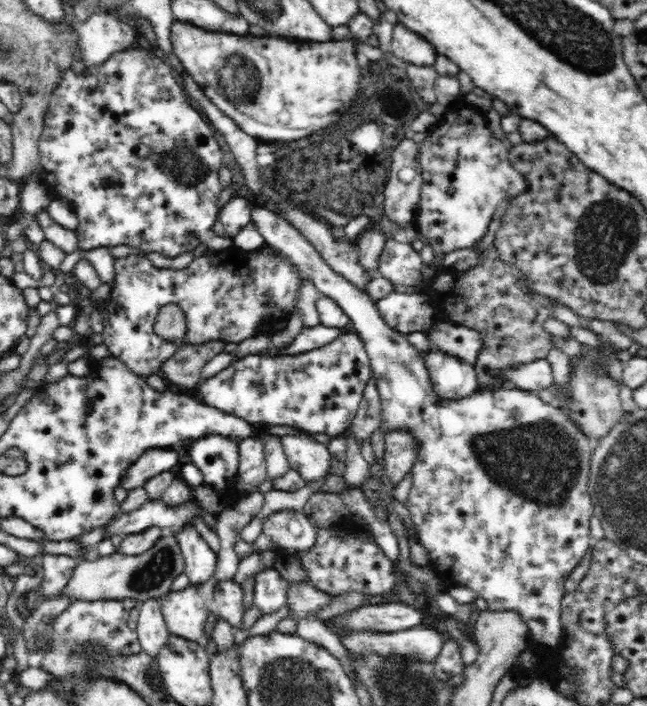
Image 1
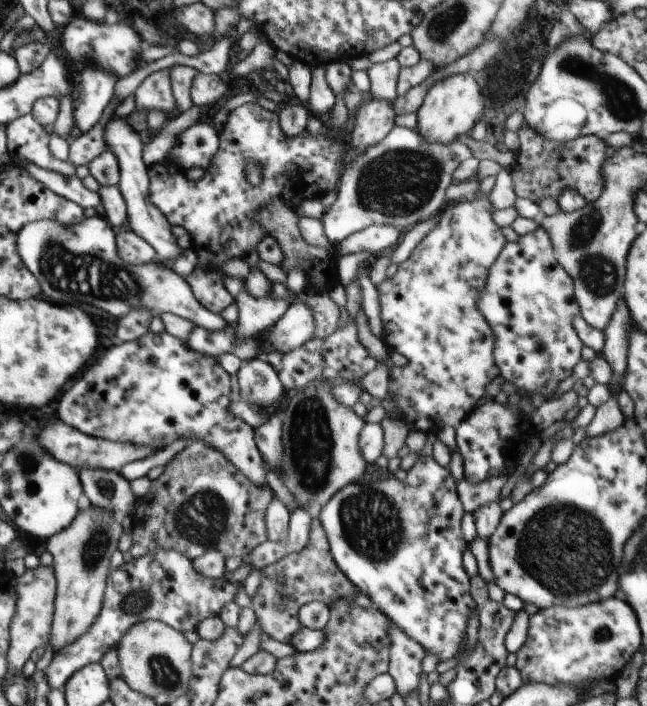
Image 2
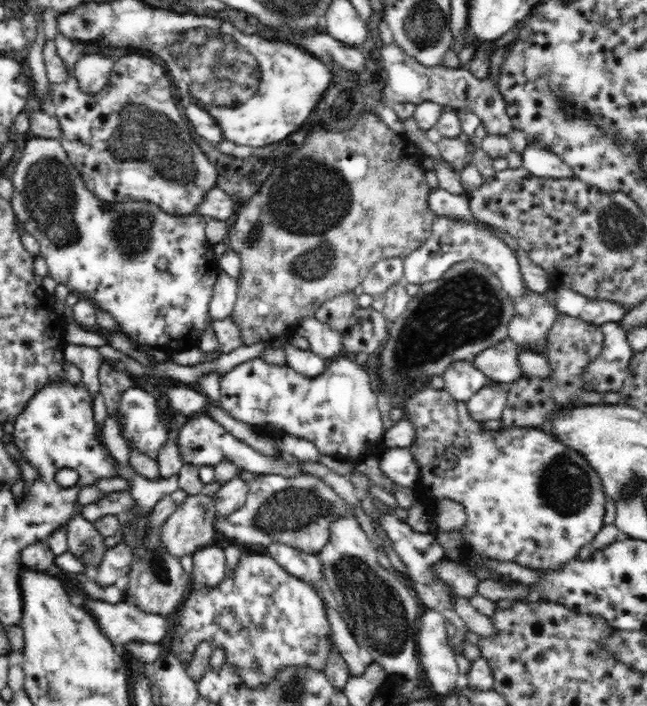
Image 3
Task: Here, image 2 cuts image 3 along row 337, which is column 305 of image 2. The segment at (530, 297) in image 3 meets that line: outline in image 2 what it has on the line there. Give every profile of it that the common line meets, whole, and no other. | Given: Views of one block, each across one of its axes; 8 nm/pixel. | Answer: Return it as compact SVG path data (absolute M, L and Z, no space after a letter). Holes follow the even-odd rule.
M299 508L291 511L288 536L283 542L264 541L250 553L251 572L260 571L283 554L300 552L310 540L310 524L314 515Z

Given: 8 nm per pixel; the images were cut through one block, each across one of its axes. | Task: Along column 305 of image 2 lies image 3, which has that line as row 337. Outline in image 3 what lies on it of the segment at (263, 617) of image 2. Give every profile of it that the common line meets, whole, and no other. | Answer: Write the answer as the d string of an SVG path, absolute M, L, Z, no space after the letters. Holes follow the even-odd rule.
M567 314L560 315L548 330L546 336L546 349L522 348L524 351L532 351L540 355L545 355L552 376L548 380L530 380L529 376L522 373L518 380L509 383L510 390L507 395L507 409L502 412L501 421L503 428L524 428L538 427L546 428L546 425L552 423L552 416L561 411L574 409L582 394L589 392L585 383L585 369L602 352L604 346L604 333L600 326L586 322L575 316Z

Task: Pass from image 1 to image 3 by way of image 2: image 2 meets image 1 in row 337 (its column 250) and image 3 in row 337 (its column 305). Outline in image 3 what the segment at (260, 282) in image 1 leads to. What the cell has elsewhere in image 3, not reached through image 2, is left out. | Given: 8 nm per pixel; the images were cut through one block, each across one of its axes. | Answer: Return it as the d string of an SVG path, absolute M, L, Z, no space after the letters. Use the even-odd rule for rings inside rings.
M28 136L22 156L11 174L14 185L10 204L17 224L40 244L48 274L70 292L86 293L110 313L134 341L168 352L199 348L200 336L210 328L209 306L220 268L213 244L206 238L206 218L200 214L174 216L147 200L108 204L89 191L80 171L70 163L58 139Z

